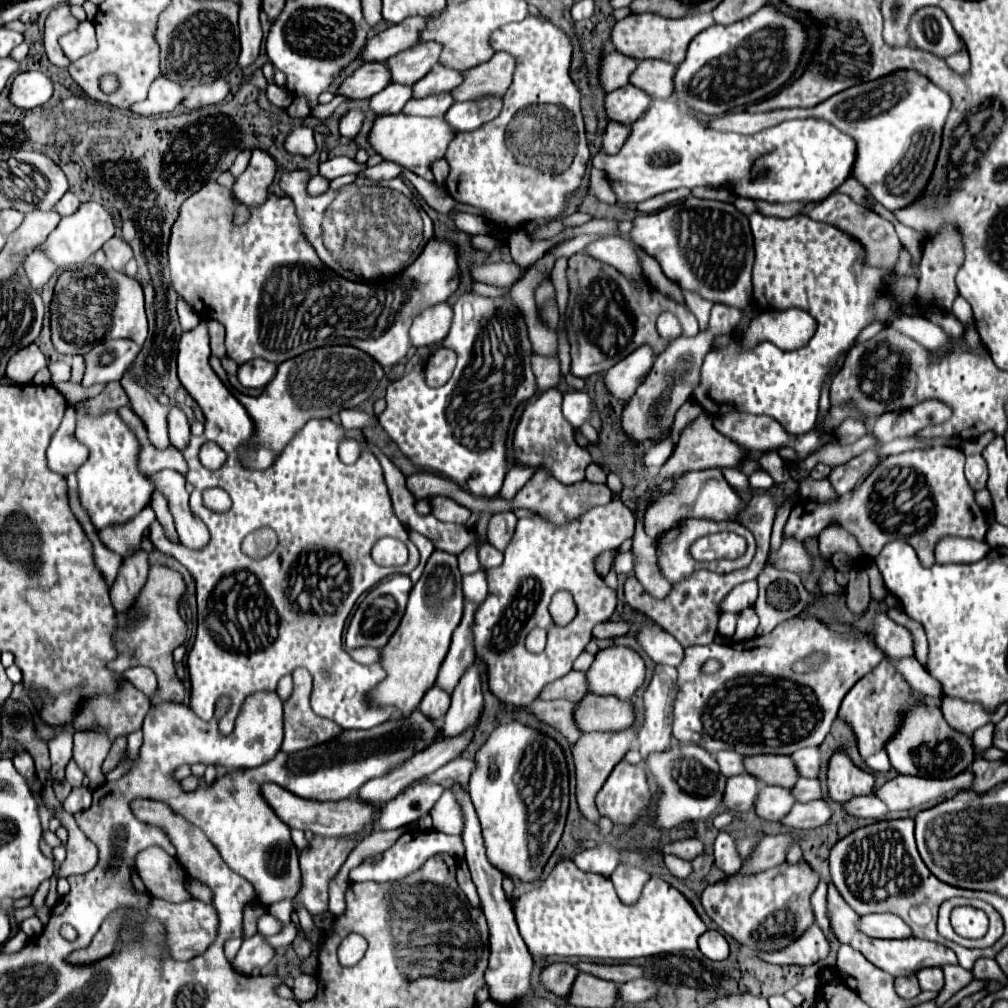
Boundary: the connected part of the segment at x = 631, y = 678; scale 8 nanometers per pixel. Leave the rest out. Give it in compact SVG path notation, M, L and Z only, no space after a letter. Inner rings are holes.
M607 647L595 653L587 669L589 693L629 699L645 681L645 663L629 647Z

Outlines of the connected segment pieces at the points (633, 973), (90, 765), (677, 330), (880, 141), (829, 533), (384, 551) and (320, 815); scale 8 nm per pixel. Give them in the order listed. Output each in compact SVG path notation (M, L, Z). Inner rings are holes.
M579 961L577 969L583 973L591 973L599 979L613 981L617 985L631 981L631 979L639 979L643 975L643 971L635 965L597 965L597 963L589 963L589 961Z
M75 731L75 745L73 745L73 759L83 769L89 787L95 789L105 783L105 775L101 765L111 749L113 741L103 731Z
M661 313L659 315L657 329L659 329L659 335L665 337L665 339L677 339L677 337L681 337L681 325L679 325L677 317L671 315L671 313Z
M895 71L881 79L845 89L811 109L781 109L781 111L757 113L757 123L775 123L775 113L777 113L779 123L785 119L799 119L799 117L817 117L817 119L825 119L825 121L833 123L839 131L845 131L849 137L855 139L857 157L855 157L851 175L873 195L873 199L877 199L883 207L893 211L893 209L905 207L913 201L909 201L909 197L911 197L909 189L902 195L885 197L883 195L887 191L885 183L883 183L885 175L889 175L893 171L893 167L899 165L899 161L905 157L905 153L911 145L913 133L929 129L933 134L932 144L923 170L911 186L921 187L921 191L925 189L935 167L941 146L943 123L947 119L949 109L951 109L951 99L943 89L939 89L937 85L933 85L931 81L927 81L923 75L919 75L915 71Z
M827 527L819 537L819 552L830 558L836 552L846 553L857 560L861 549L856 539L841 527Z
M393 537L379 539L373 547L373 561L379 565L403 565L407 561L407 547Z
M267 783L263 787L263 797L291 829L301 829L301 831L309 829L315 835L329 835L329 837L341 837L341 835L351 835L361 831L361 827L365 827L365 823L373 819L373 807L377 807L375 803L361 803L361 799L351 799L351 797L343 801L325 801L325 803L309 801L273 783Z

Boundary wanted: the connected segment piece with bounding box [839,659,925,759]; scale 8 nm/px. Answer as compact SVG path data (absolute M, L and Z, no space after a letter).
M883 659L873 671L869 671L869 675L865 675L865 679L859 679L851 687L841 703L839 717L845 719L857 733L857 745L863 759L885 749L885 743L893 737L893 731L897 731L897 723L901 723L901 715L905 715L905 711L917 703L917 697L925 699L925 695L911 689L911 685L901 673L895 671L889 659Z

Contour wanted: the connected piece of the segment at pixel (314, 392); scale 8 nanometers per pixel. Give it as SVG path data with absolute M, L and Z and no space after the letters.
M319 347L281 363L277 375L265 387L265 391L253 397L239 393L228 384L227 373L222 368L220 359L211 357L211 367L221 381L232 389L233 395L253 419L253 439L237 449L241 463L245 463L249 469L269 469L283 447L293 439L293 435L297 435L297 431L301 431L309 419L331 417L343 409L355 409L359 403L373 395L377 383L385 375L383 367L373 357L355 347Z

